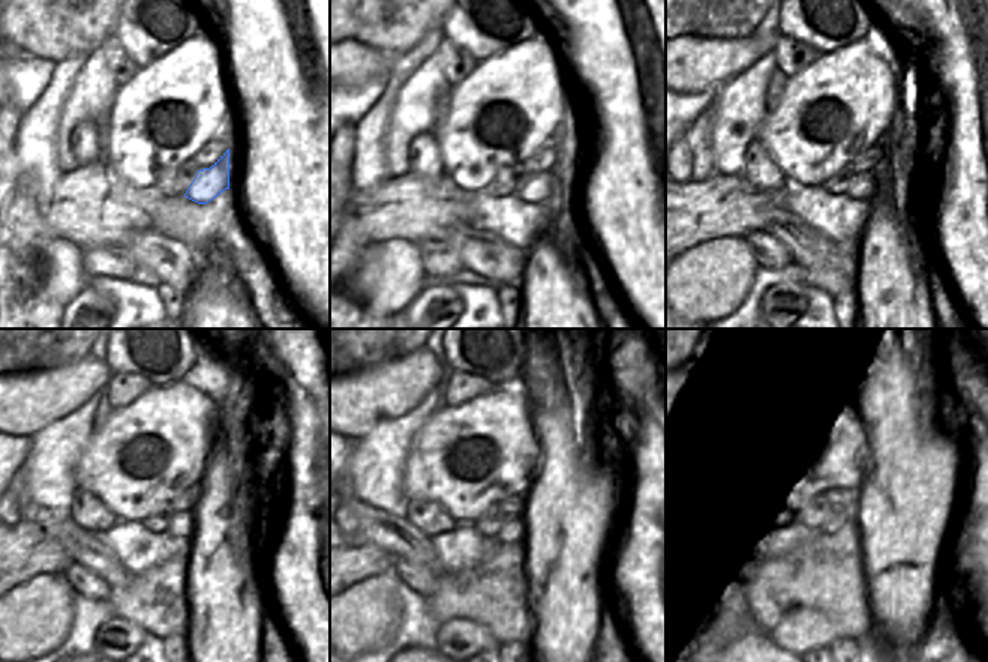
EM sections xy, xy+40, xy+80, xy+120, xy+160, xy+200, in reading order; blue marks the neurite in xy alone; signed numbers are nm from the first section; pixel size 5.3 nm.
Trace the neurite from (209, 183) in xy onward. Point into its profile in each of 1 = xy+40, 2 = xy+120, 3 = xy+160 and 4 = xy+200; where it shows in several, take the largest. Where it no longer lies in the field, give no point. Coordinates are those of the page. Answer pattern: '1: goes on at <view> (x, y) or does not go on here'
1: goes on at xy+40 (540, 186)
2: goes on at xy+120 (180, 526)
3: goes on at xy+160 (513, 530)
4: goes on at xy+200 (835, 523)

